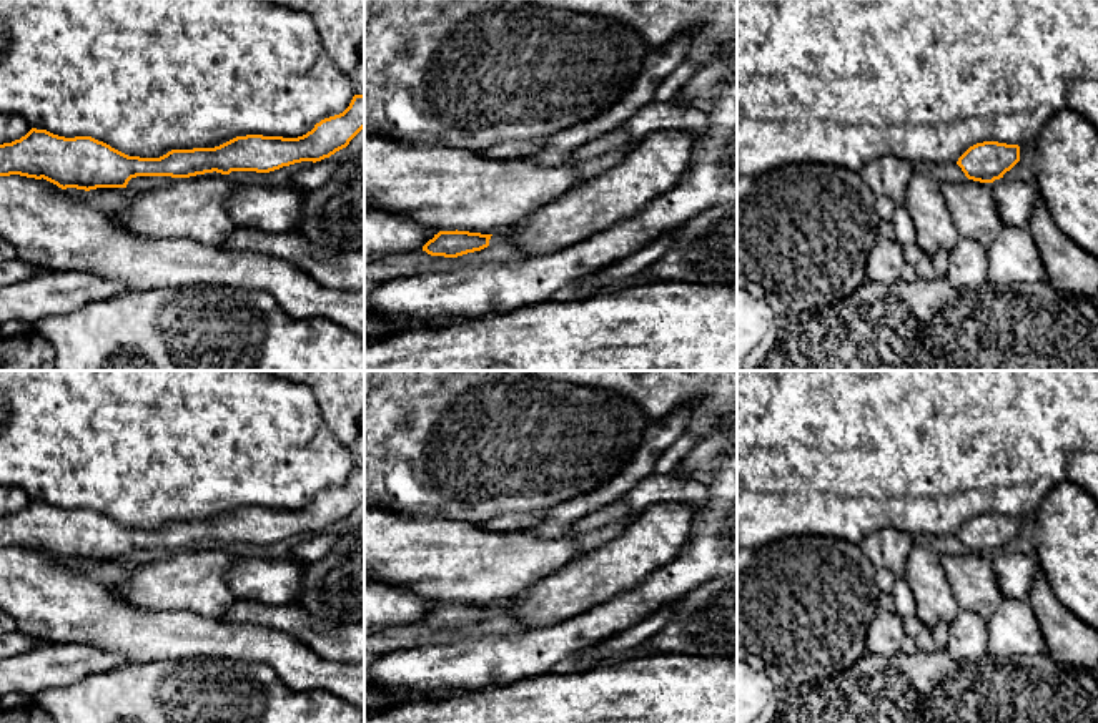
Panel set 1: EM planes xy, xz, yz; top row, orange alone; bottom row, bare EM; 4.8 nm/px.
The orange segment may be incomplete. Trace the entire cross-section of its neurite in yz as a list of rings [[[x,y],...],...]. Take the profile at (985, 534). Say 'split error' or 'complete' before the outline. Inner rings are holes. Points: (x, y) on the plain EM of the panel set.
complete; [[[983,514],[970,519],[957,534],[965,548],[980,555],[1003,550],[1020,534],[1020,519]]]

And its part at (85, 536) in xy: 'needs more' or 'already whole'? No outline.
already whole

